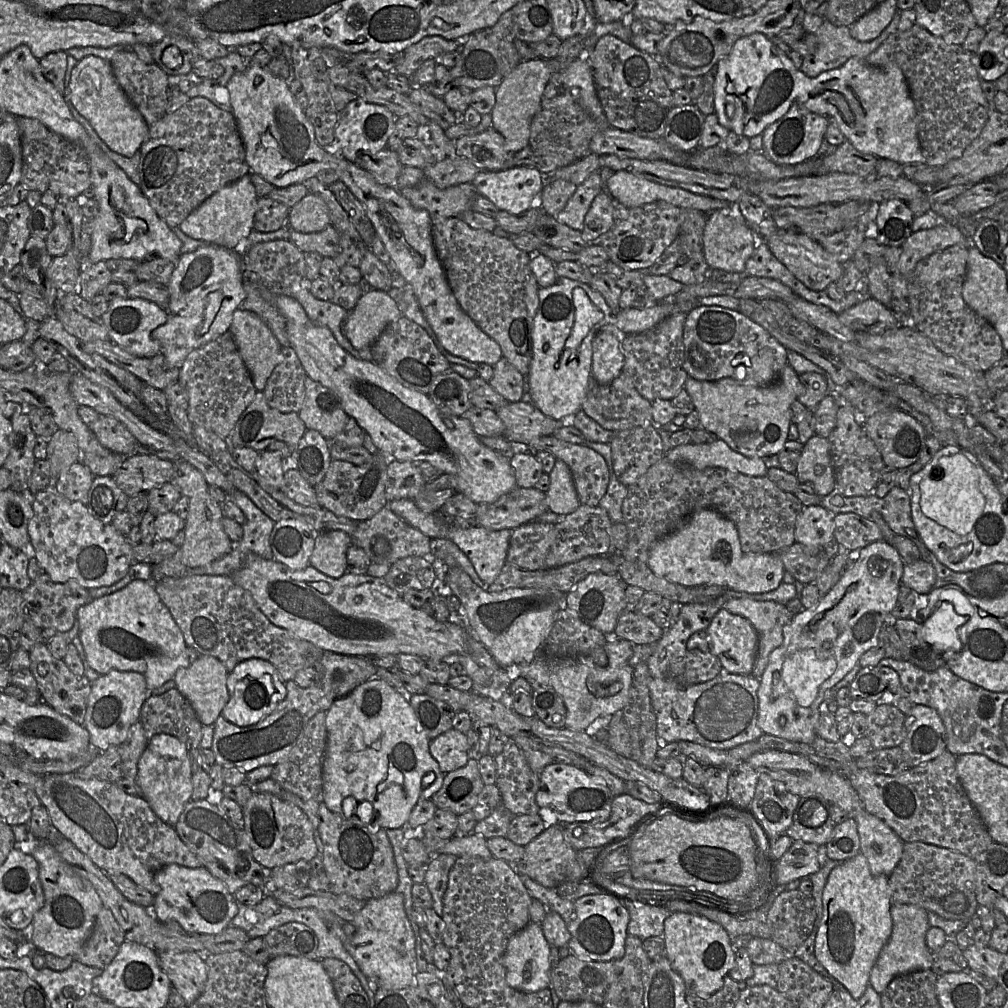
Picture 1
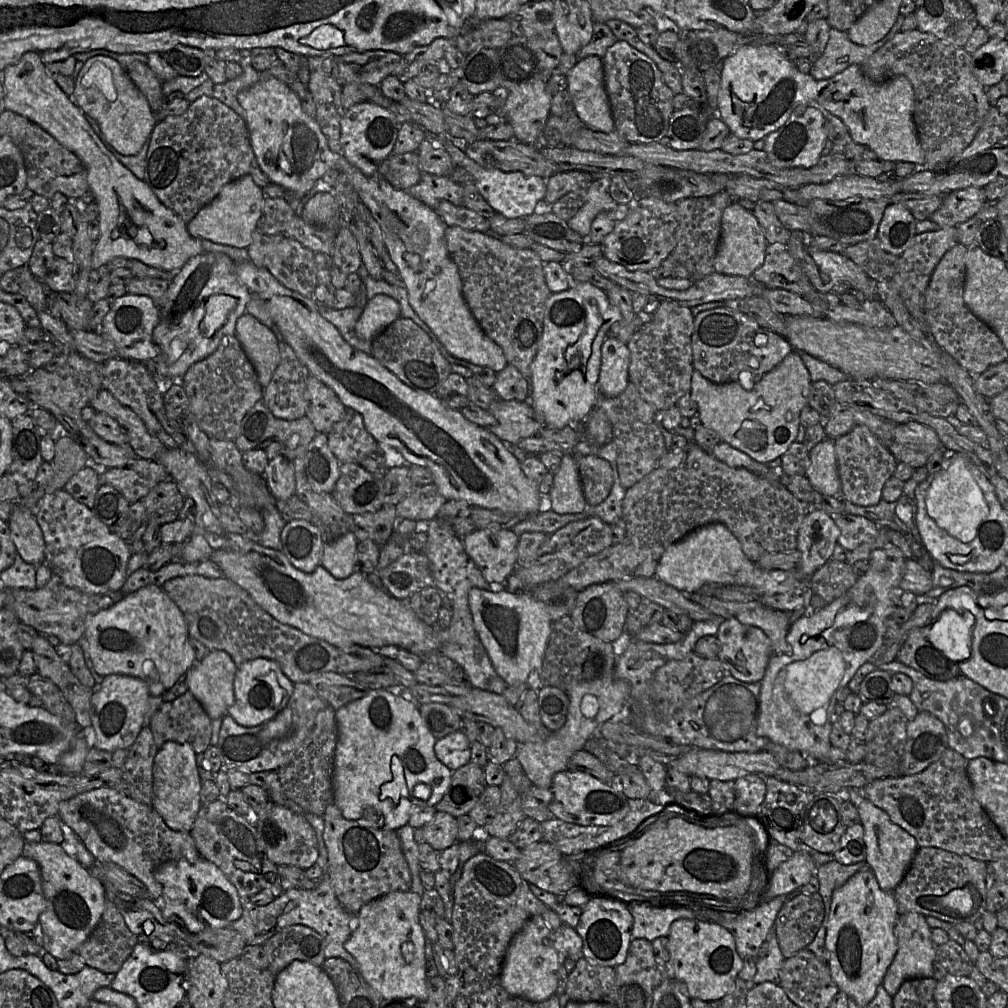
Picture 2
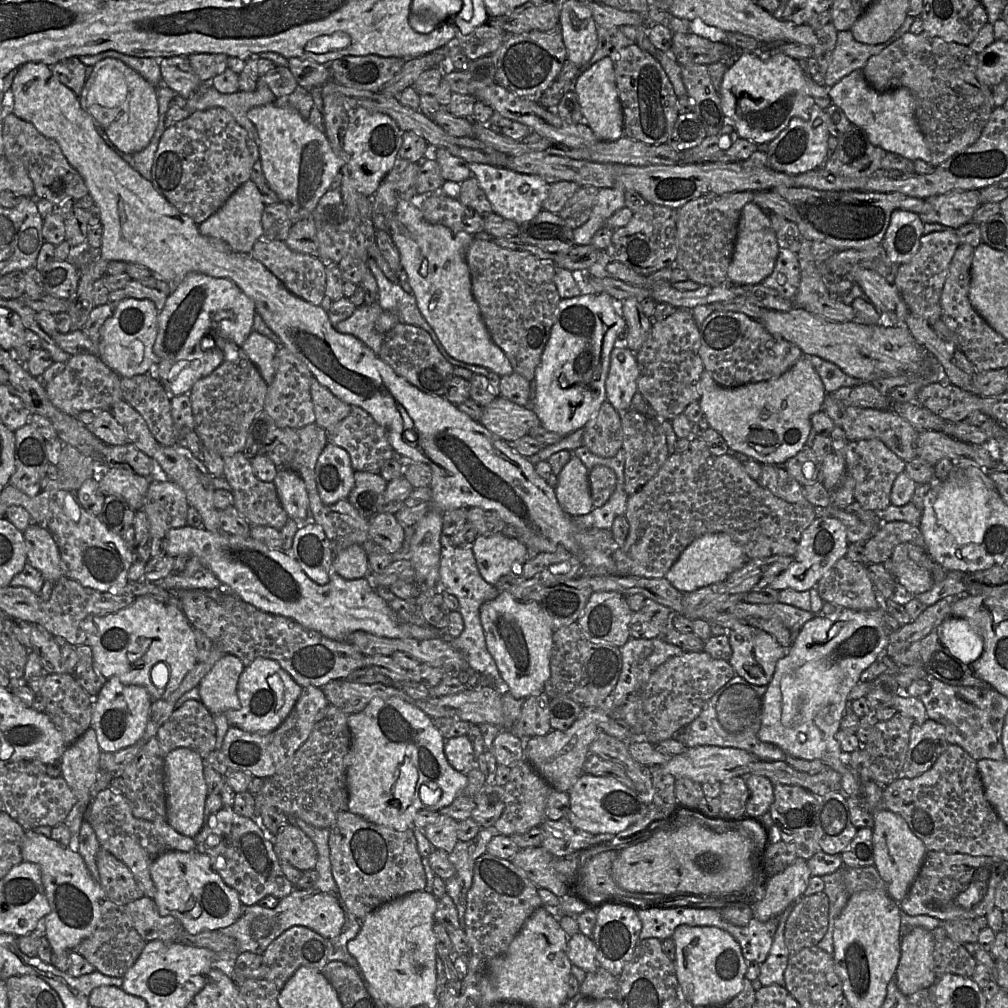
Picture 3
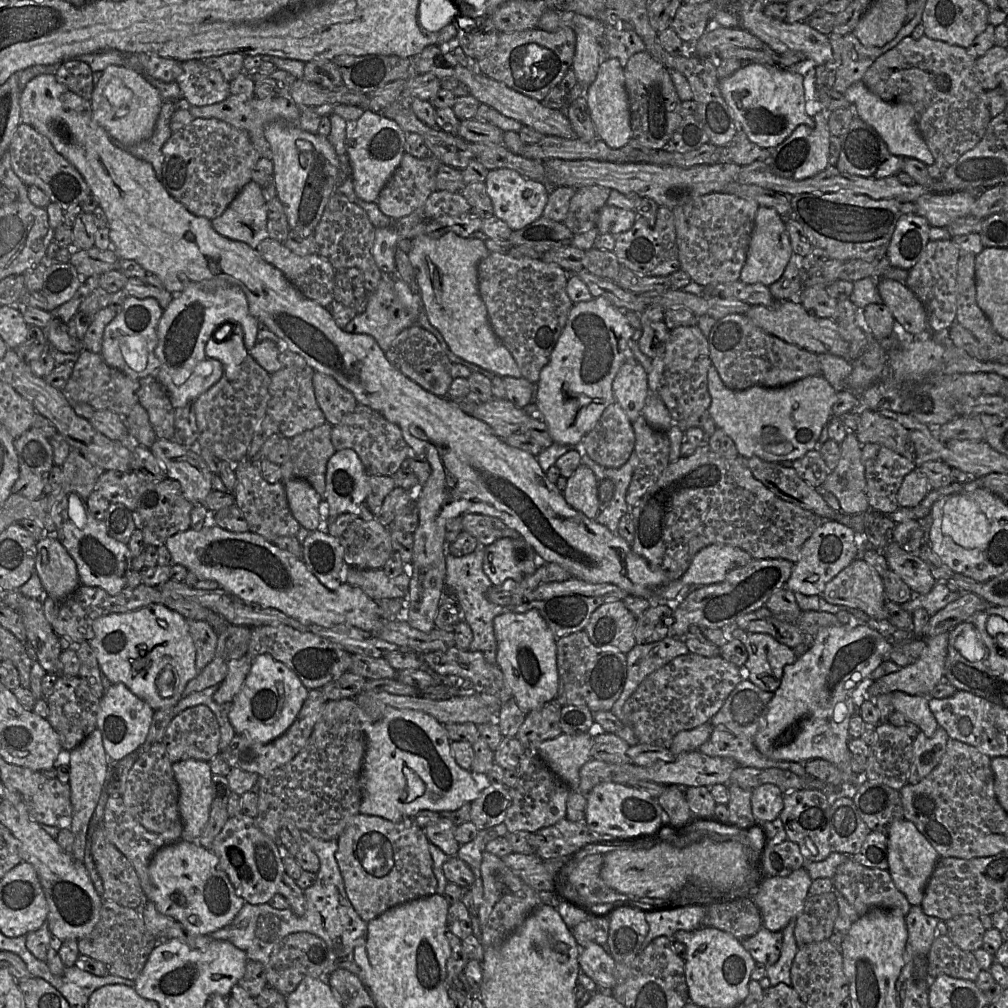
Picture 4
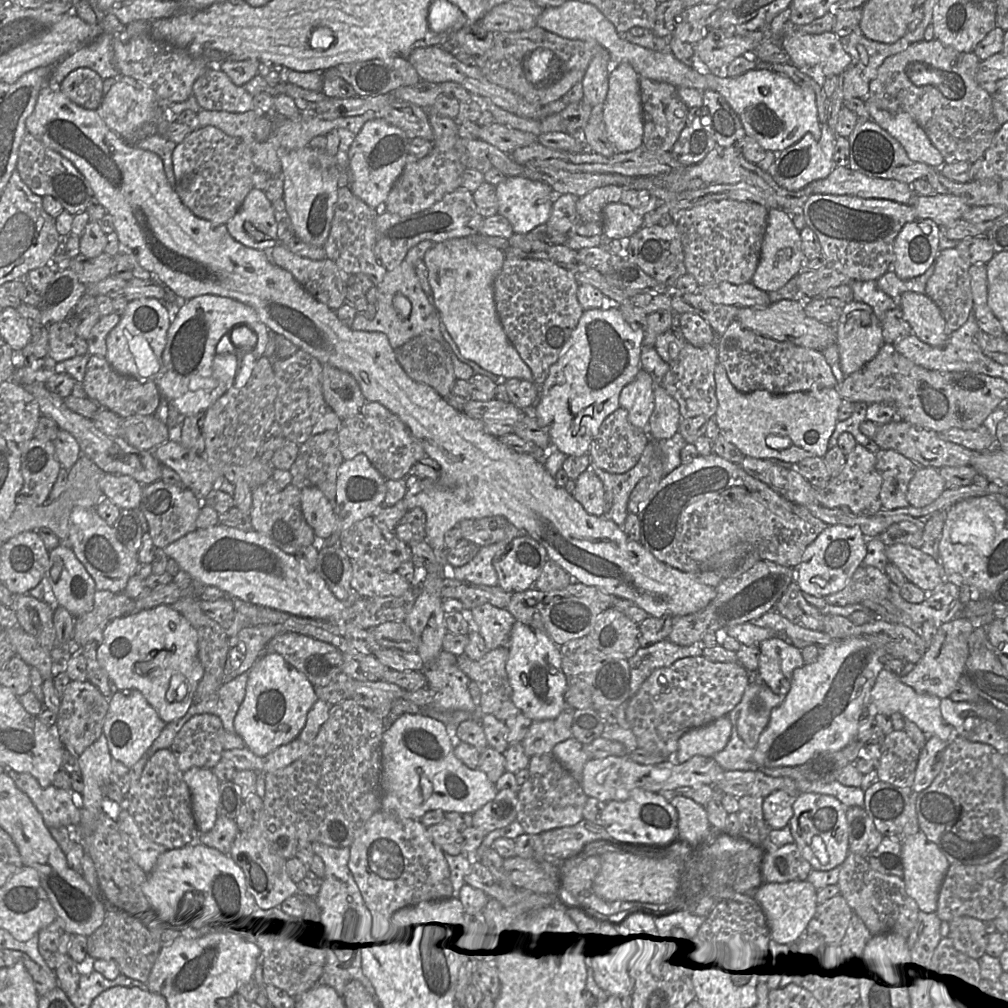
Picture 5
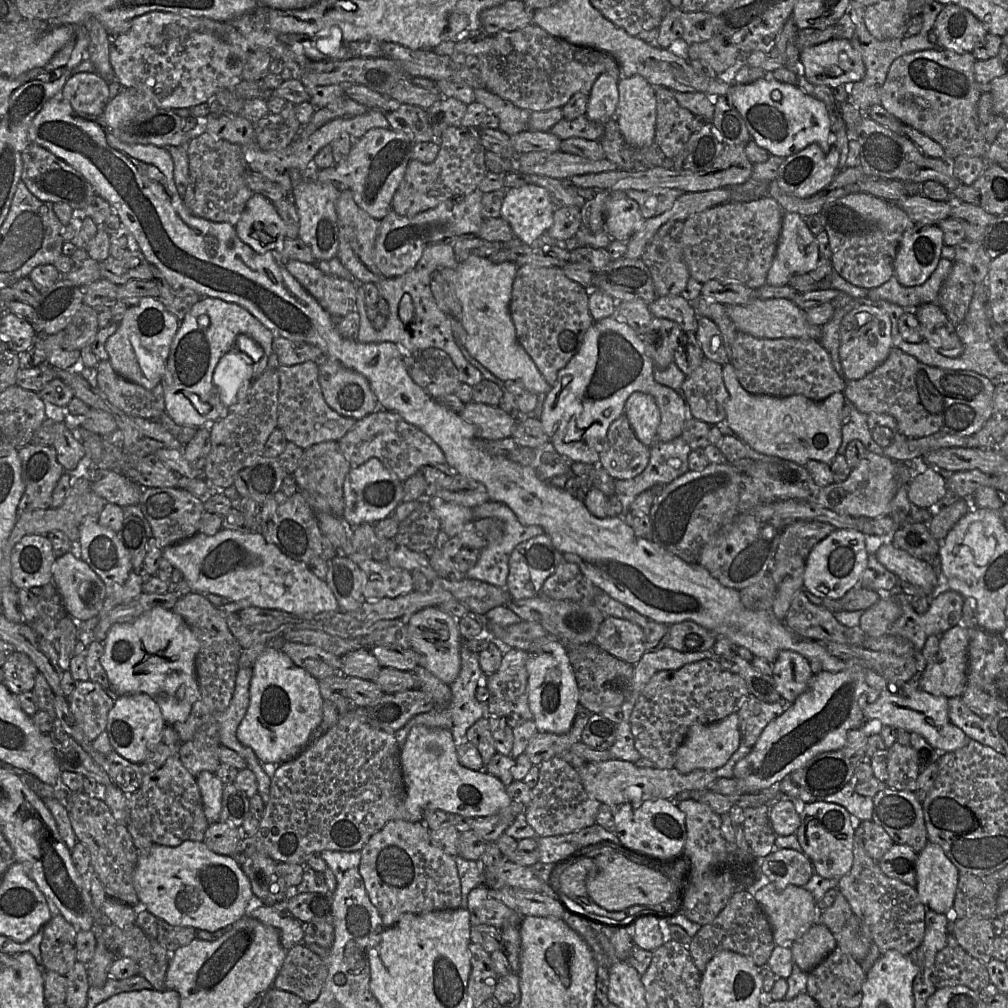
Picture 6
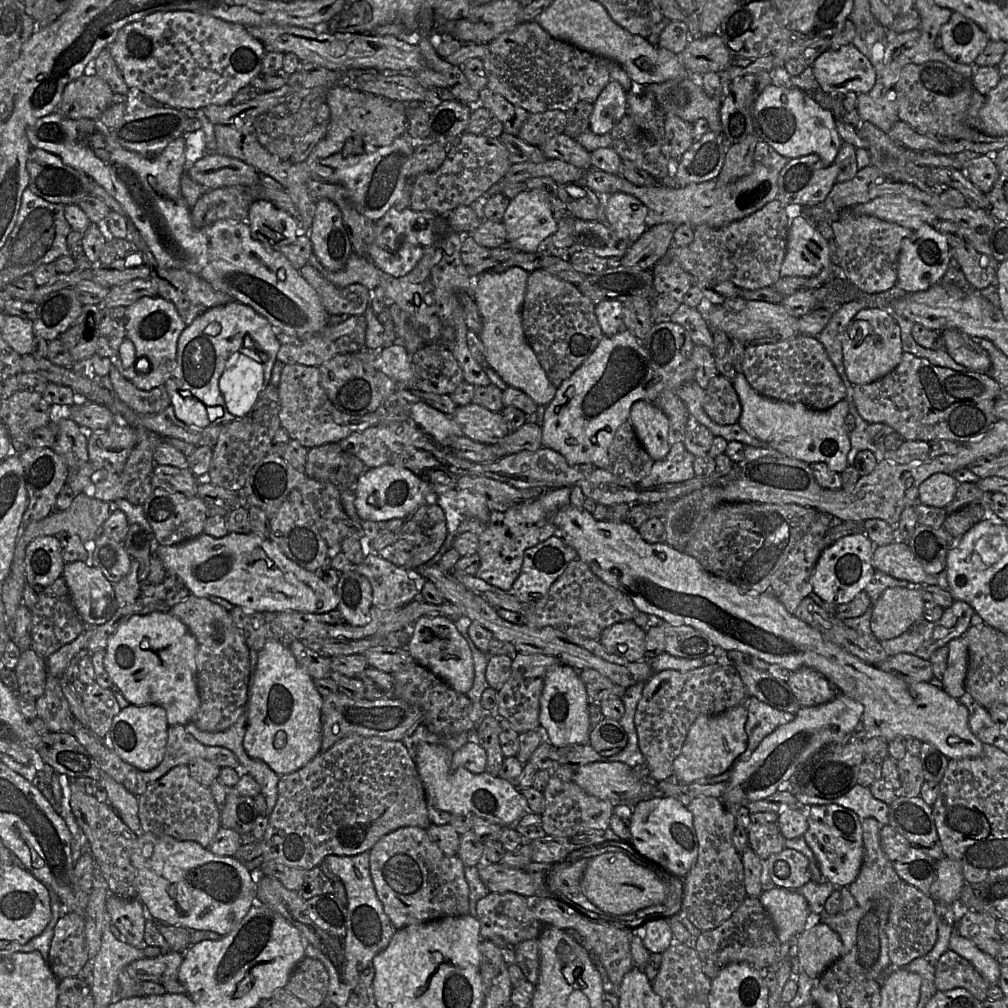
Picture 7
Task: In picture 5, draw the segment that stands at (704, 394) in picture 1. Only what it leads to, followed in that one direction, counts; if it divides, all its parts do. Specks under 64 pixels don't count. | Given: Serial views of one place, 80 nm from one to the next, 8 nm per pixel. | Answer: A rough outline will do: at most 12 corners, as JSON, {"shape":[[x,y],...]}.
{"shape":[[714,375],[720,434],[745,457],[824,458],[836,388],[744,393]]}

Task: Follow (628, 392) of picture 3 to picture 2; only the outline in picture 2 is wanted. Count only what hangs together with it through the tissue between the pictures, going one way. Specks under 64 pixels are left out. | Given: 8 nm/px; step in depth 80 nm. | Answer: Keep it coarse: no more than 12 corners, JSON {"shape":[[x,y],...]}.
{"shape":[[607,336],[599,394],[619,396],[629,383],[630,352]]}

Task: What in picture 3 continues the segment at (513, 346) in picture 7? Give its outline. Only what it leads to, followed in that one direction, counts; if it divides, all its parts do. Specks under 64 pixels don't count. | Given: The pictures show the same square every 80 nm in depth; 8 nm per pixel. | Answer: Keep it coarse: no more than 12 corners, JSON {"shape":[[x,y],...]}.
{"shape":[[385,215],[417,306],[451,357],[514,372],[472,293],[474,236]]}

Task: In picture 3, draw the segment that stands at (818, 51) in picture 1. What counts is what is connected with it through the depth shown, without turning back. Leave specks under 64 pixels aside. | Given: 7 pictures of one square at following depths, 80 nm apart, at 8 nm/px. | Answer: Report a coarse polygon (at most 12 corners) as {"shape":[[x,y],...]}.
{"shape":[[838,31],[826,73],[810,79],[831,87],[870,57],[888,47],[857,42],[851,31]]}

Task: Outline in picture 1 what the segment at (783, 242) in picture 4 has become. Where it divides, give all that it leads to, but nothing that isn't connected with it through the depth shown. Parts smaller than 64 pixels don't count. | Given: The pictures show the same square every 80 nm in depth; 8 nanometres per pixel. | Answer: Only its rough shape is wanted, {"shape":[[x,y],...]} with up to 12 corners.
{"shape":[[736,204],[710,212],[709,268],[745,273],[759,242]]}

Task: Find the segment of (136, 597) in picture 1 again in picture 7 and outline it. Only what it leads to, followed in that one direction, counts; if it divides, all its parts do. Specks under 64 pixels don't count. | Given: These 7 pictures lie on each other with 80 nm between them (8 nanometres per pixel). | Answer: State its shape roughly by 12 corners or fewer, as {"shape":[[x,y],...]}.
{"shape":[[170,613],[134,615],[105,669],[169,726],[200,707],[198,642]]}

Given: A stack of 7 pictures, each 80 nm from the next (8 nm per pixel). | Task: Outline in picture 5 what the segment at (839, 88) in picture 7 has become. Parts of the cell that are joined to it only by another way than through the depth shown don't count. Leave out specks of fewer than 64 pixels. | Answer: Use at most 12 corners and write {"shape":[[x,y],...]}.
{"shape":[[799,29],[780,45],[814,79],[839,76],[851,64],[834,32]]}

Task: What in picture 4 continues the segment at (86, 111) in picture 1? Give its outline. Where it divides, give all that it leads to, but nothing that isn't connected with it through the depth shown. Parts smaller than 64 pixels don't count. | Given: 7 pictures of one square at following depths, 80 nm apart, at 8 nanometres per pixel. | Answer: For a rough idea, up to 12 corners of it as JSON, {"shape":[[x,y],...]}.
{"shape":[[138,71],[95,73],[94,119],[123,144],[150,138],[163,99]]}

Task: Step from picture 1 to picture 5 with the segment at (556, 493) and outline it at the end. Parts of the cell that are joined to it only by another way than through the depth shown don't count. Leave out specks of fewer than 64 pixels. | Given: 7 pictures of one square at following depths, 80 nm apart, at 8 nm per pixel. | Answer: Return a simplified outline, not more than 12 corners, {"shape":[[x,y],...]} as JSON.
{"shape":[[591,468],[572,496],[588,514],[604,515],[605,488]]}

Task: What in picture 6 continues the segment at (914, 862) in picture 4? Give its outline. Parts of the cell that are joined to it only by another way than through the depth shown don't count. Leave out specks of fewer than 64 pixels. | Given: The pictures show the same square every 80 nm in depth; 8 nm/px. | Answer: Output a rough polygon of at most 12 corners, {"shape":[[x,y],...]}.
{"shape":[[929,841],[915,885],[927,909],[952,912],[959,875]]}

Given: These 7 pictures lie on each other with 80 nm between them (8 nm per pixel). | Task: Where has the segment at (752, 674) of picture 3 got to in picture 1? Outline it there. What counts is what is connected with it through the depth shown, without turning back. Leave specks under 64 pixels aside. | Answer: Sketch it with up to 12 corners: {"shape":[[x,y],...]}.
{"shape":[[720,609],[705,630],[709,652],[730,674],[750,675],[759,635]]}

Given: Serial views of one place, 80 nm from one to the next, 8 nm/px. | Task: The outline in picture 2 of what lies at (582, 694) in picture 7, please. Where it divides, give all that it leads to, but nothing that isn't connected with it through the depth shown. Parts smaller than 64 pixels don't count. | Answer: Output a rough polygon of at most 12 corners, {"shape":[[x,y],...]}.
{"shape":[[473,587],[475,631],[508,686],[540,687],[552,630],[529,592]]}

